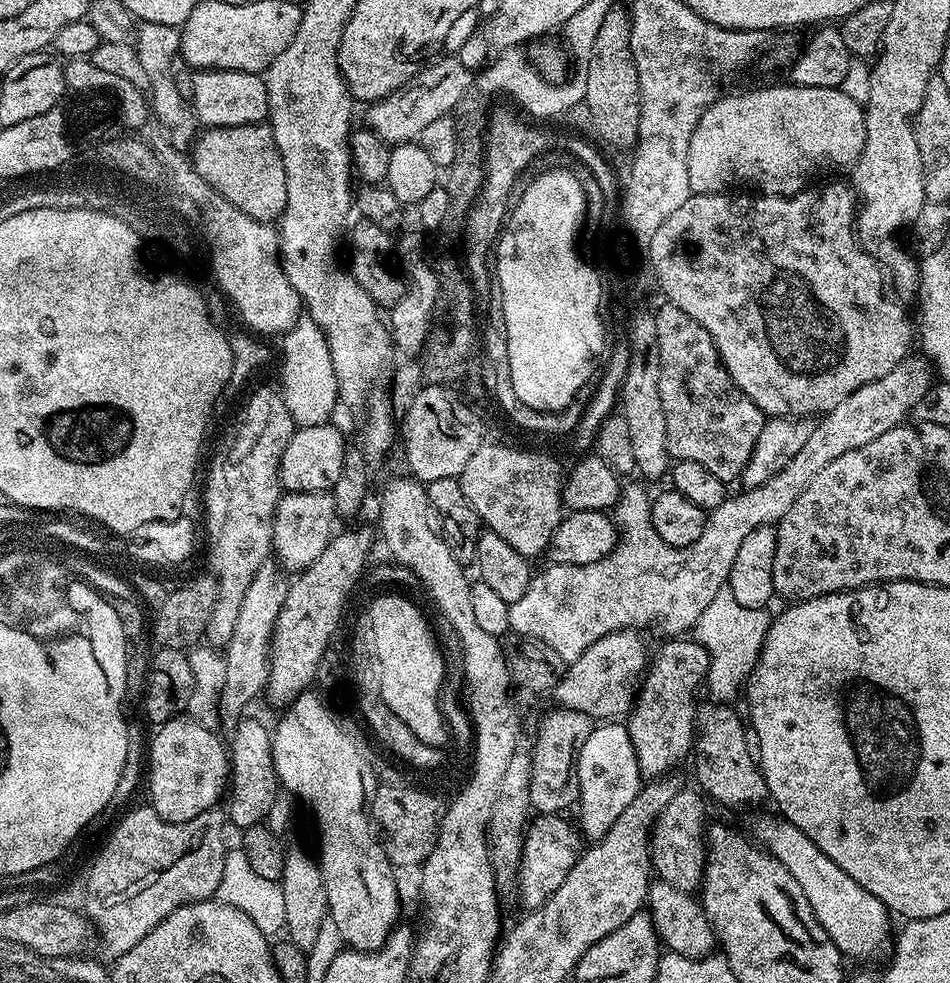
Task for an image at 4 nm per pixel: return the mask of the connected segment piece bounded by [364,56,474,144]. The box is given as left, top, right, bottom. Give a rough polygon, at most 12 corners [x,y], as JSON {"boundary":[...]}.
{"boundary":[[459,57],[423,67],[405,90],[367,107],[365,125],[411,143],[449,115],[473,73]]}

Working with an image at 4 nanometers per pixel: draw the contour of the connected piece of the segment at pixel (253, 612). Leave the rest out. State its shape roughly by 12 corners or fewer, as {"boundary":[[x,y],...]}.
{"boundary":[[267,562],[223,649],[220,724],[236,729],[268,686],[272,627],[289,581]]}

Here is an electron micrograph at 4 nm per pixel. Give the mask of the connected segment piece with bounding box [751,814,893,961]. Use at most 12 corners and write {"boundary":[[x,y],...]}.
{"boundary":[[798,826],[751,835],[798,878],[841,957],[887,957],[888,908]]}

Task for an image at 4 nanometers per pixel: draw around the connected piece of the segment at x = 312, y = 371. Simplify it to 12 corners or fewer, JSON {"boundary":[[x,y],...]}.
{"boundary":[[300,318],[282,336],[280,380],[297,427],[338,405],[324,332]]}

